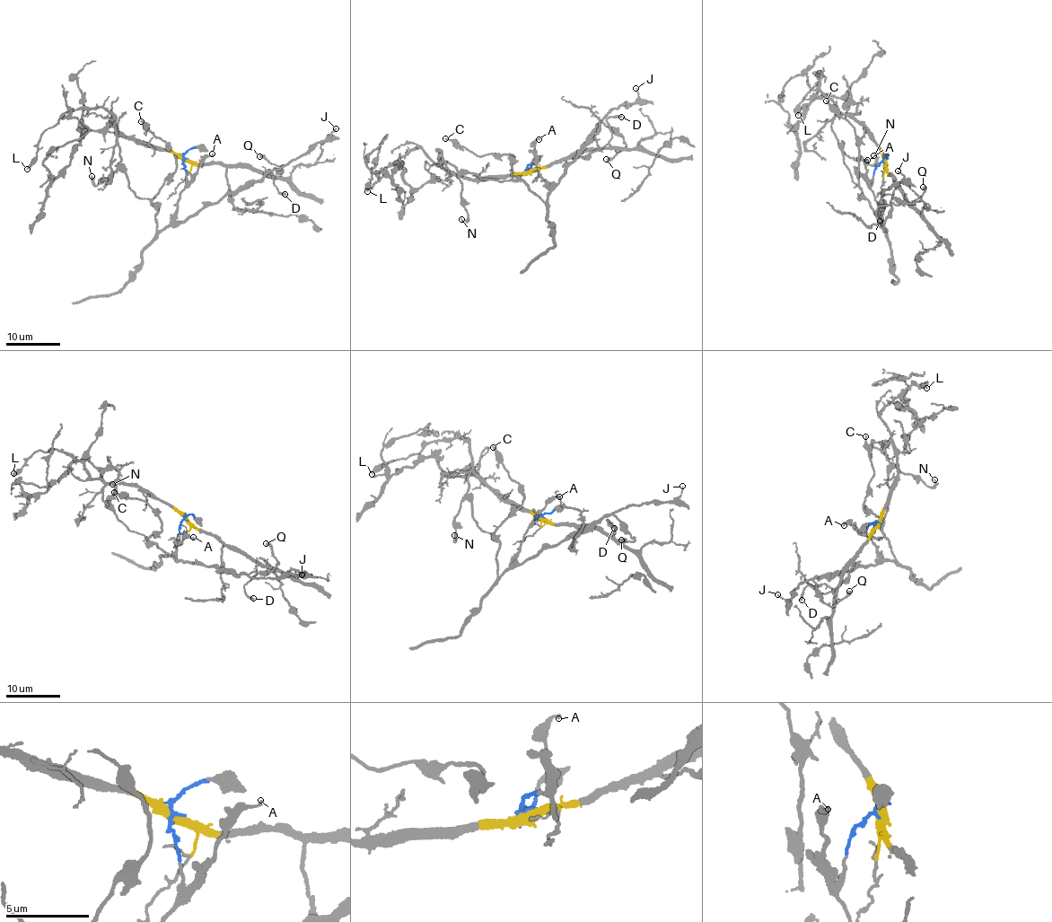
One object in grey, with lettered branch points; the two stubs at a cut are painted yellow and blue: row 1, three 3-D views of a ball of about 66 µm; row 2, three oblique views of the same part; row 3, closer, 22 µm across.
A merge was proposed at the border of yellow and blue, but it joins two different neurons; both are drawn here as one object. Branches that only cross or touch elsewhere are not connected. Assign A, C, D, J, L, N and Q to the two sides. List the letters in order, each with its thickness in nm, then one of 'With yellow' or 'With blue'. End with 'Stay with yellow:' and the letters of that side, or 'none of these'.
A: Thickness 180 nm. With blue
C: Thickness 200 nm. With blue
D: Thickness 360 nm. With yellow
J: Thickness 120 nm. With blue
L: Thickness 220 nm. With yellow
N: Thickness 260 nm. With yellow
Q: Thickness 440 nm. With blue
Stay with yellow: D, L, N

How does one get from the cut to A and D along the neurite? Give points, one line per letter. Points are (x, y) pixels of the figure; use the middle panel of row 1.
A: (529, 170), (527, 167), (536, 162), (536, 151), (532, 147), (539, 140)
D: (529, 170), (561, 162), (572, 155), (604, 149), (609, 145), (612, 132), (606, 120), (621, 117)

